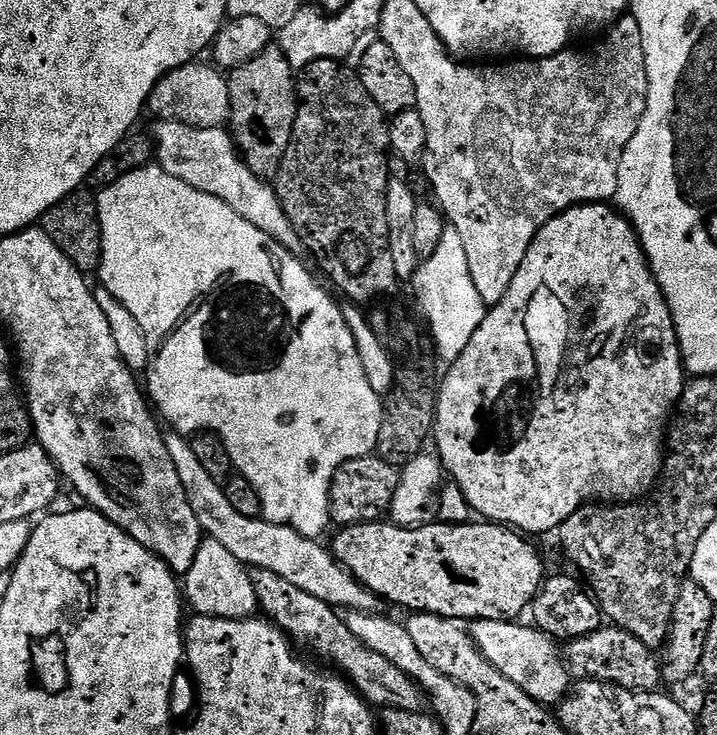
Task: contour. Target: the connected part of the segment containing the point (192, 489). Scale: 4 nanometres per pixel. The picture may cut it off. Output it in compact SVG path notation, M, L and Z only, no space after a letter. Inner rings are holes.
M168 430L164 432L164 441L166 450L170 450L170 458L174 461L174 470L178 470L182 490L186 490L190 510L194 510L194 518L198 518L201 533L207 539L222 542L222 546L226 546L226 550L230 550L230 554L234 554L234 558L241 560L249 569L270 570L270 574L286 578L286 582L306 590L306 594L314 594L314 598L322 598L322 602L331 604L337 610L351 606L356 610L374 612L381 607L380 597L368 588L363 588L352 573L338 563L331 551L325 545L324 548L320 545L319 539L303 536L298 534L298 530L272 524L263 518L246 518L246 514L238 514L238 510L234 510L230 503L230 498L226 498L223 483L210 478L209 472L194 455L189 437Z

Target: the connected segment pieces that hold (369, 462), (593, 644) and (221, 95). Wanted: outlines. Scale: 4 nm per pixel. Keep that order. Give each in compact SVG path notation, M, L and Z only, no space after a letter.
M379 454L350 458L350 462L342 462L330 482L328 495L328 515L336 526L350 524L371 524L379 521L380 516L389 511L394 500L394 490L398 490L400 468L386 462Z
M605 626L594 634L586 634L577 640L569 640L566 644L566 663L573 677L580 680L600 680L604 684L617 684L631 692L654 692L661 687L660 662L661 657L653 648L646 646L646 642L638 642L634 634L615 626Z
M200 63L173 68L156 83L148 99L147 111L153 112L157 121L177 120L195 128L222 128L228 124L230 90L225 73L211 63Z

